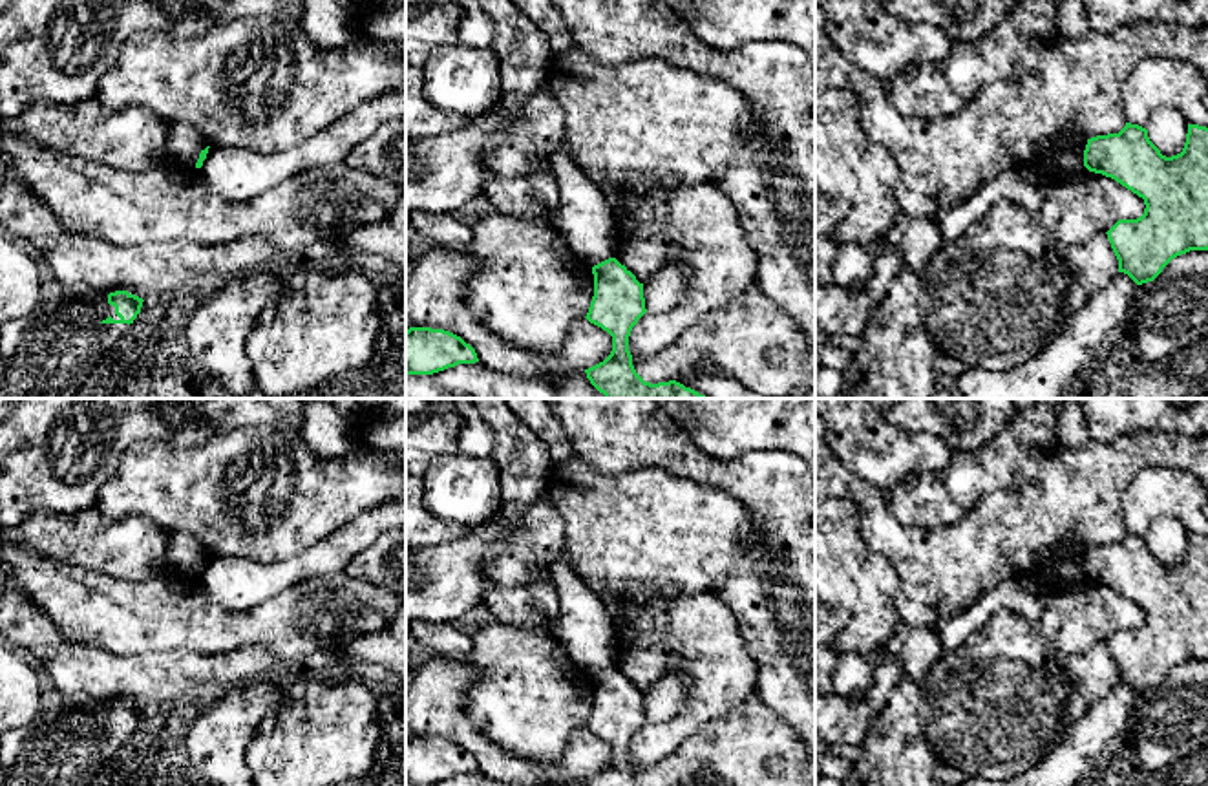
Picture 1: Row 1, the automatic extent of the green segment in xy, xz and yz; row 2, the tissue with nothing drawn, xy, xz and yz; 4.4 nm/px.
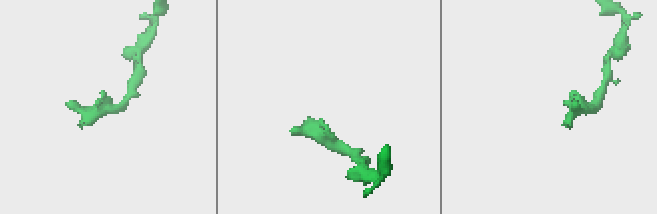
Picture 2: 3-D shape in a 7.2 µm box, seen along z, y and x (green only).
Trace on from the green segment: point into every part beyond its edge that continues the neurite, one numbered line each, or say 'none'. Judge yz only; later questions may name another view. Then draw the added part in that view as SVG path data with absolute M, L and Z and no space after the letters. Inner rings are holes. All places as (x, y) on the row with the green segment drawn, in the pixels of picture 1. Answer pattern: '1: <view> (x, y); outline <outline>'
none

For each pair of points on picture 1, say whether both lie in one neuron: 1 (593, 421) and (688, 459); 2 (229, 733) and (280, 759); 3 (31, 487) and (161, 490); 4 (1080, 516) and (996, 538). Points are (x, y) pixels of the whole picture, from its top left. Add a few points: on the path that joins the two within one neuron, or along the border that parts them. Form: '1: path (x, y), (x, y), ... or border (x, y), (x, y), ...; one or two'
1: path (616, 424), (664, 445); one
2: border (273, 708), (247, 750), (247, 766); two
3: border (125, 452), (117, 470), (99, 490), (94, 505); two
4: path (1060, 516), (1037, 516), (1017, 525); one

